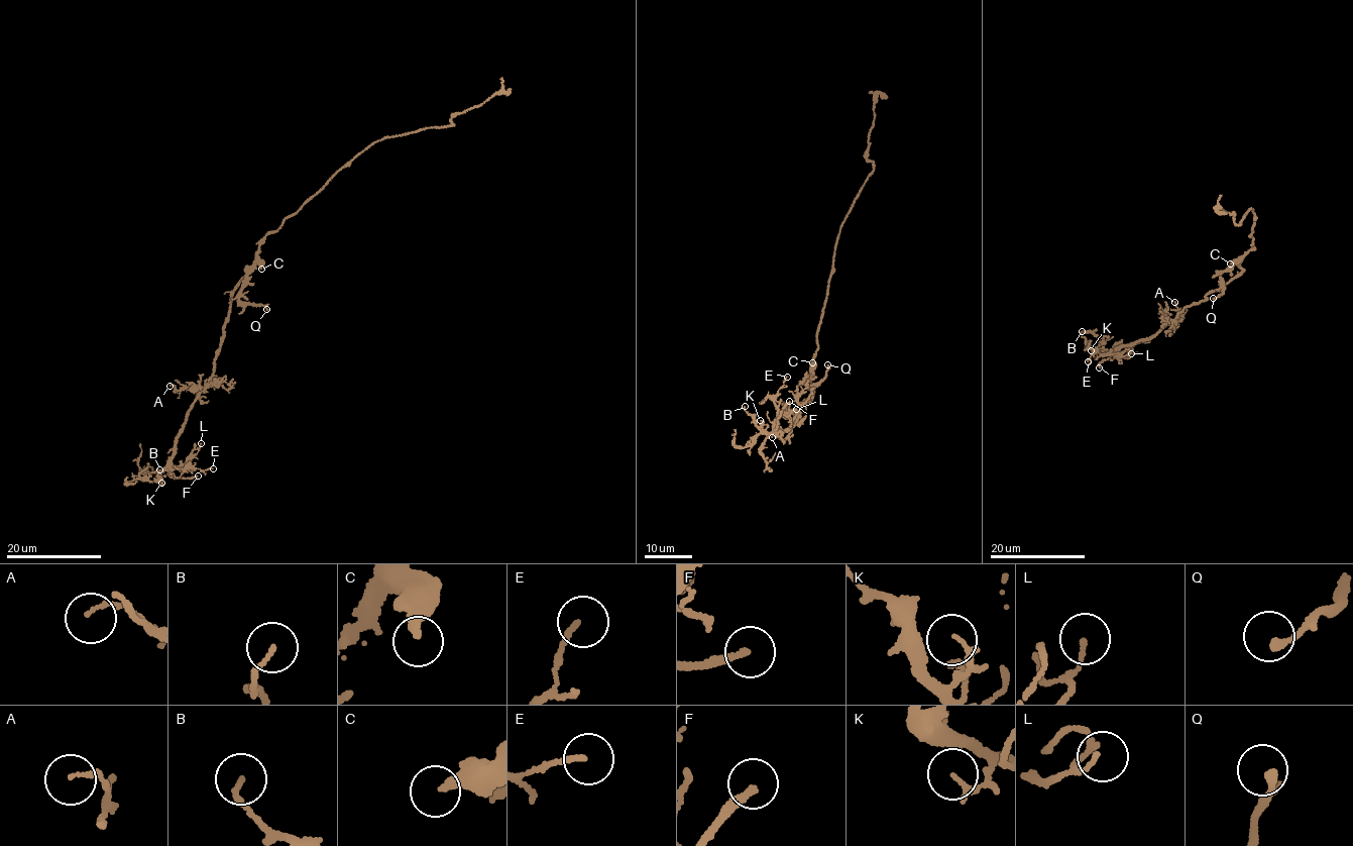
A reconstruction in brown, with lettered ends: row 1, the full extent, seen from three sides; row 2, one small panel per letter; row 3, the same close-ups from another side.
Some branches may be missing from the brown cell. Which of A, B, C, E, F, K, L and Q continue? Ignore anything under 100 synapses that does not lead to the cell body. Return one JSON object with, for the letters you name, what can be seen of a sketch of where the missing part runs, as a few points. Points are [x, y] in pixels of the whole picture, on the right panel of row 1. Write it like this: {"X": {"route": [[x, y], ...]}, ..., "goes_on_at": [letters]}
{"F": {"route": [[1099, 367], [1107, 374], [1142, 360], [1174, 344], [1181, 332]]}, "goes_on_at": ["F"]}

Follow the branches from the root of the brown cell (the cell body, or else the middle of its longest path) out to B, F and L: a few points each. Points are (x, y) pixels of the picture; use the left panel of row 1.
B: (265, 235), (253, 265), (233, 293), (212, 377), (191, 406), (178, 435), (173, 456), (155, 480), (159, 469)
F: (265, 235), (253, 265), (233, 293), (212, 377), (191, 406), (178, 435), (170, 476), (175, 479), (198, 476)
L: (265, 235), (253, 265), (233, 293), (212, 377), (191, 406), (178, 435), (173, 464), (188, 462), (201, 443)

